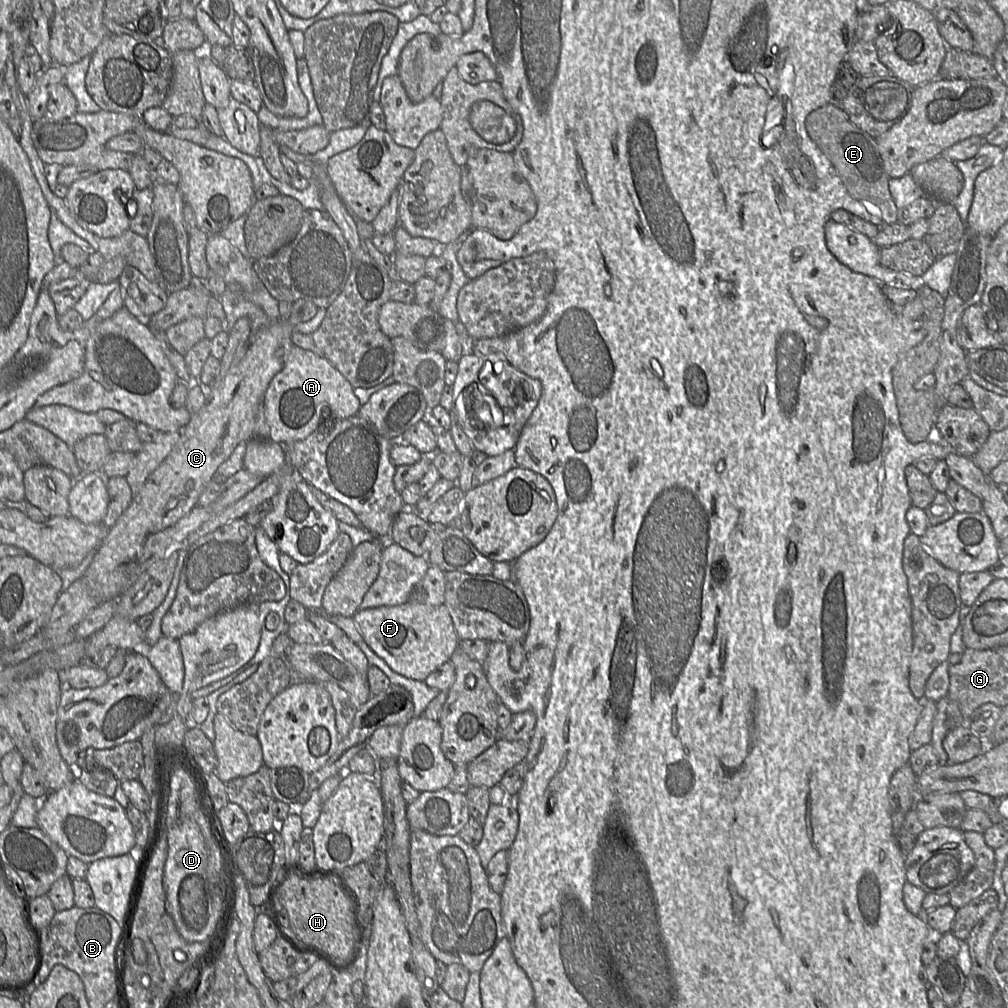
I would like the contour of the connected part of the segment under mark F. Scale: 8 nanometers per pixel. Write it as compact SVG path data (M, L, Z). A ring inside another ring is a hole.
M407 602L399 606L358 610L352 618L363 640L372 651L383 659L394 672L413 680L424 681L436 668L450 661L453 652L458 647L459 638L445 605L430 606L421 603Z

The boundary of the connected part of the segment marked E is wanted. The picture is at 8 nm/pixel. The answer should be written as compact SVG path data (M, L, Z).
M831 101L808 113L804 124L807 137L830 160L848 193L877 206L884 225L898 222L898 208L889 191L890 178L884 169L876 139L851 122L838 102Z

